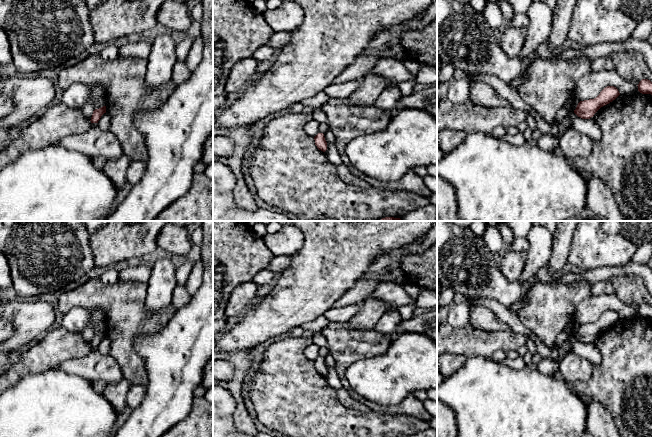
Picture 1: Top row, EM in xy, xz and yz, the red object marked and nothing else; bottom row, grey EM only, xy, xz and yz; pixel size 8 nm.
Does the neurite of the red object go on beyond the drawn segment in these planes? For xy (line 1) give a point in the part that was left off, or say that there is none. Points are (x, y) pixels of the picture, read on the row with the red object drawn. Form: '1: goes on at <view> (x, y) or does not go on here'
1: goes on at xy (96, 142)

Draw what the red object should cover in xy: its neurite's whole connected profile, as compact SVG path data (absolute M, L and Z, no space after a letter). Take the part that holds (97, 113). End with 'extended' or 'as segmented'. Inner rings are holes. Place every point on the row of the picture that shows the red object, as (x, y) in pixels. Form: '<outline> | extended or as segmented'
M106 106L95 109L90 120L92 126L88 131L64 137L58 145L92 158L114 159L122 156L124 151L119 140L111 131L102 129L98 124L104 113L106 113Z | extended

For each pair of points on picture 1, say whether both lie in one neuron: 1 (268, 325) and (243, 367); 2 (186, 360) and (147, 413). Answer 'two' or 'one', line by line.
1: two
2: one

